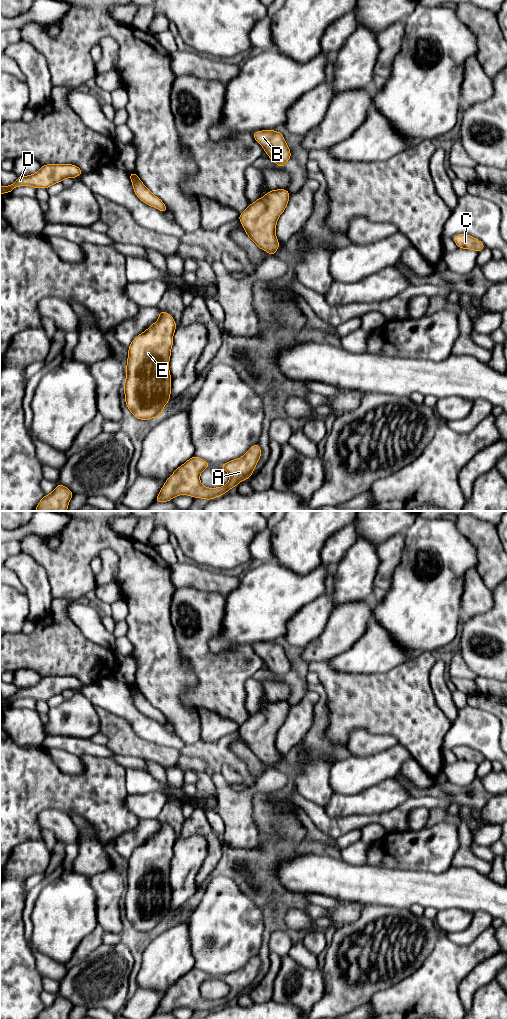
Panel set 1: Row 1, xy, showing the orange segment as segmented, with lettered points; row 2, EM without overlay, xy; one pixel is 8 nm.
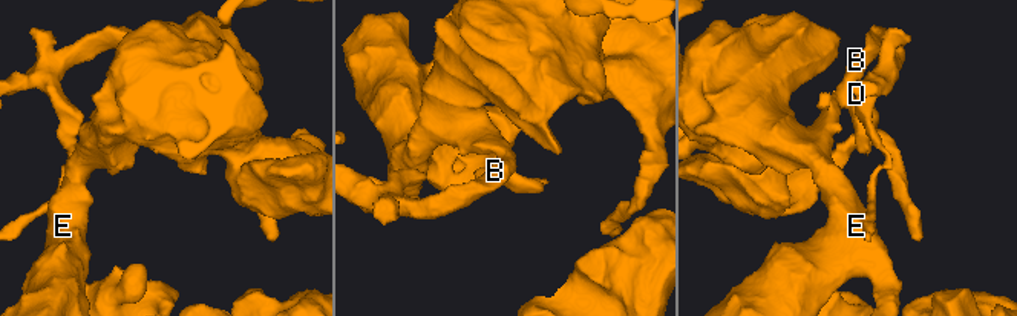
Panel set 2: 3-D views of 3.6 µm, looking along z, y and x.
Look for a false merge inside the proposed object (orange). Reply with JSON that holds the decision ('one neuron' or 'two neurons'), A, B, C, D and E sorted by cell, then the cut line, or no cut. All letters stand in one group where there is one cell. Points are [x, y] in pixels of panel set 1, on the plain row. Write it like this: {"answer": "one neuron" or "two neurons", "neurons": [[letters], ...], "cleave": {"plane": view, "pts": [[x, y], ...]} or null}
{"answer": "one neuron", "neurons": [["A", "B", "C", "D", "E"]], "cleave": null}

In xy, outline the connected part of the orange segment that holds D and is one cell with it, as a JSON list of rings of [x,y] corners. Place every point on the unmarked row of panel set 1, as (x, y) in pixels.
[[[46,676],[34,686],[19,688],[17,692],[9,698],[0,698],[0,707],[11,705],[19,698],[31,698],[35,701],[48,701],[55,695],[60,695],[66,690],[76,690],[84,684],[74,676]]]

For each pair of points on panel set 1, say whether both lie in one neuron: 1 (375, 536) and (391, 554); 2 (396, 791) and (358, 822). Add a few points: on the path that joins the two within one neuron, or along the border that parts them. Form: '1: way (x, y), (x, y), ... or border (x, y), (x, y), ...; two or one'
1: border (402, 532), (392, 535), (377, 546); two
2: border (391, 809), (385, 812), (345, 816); two

